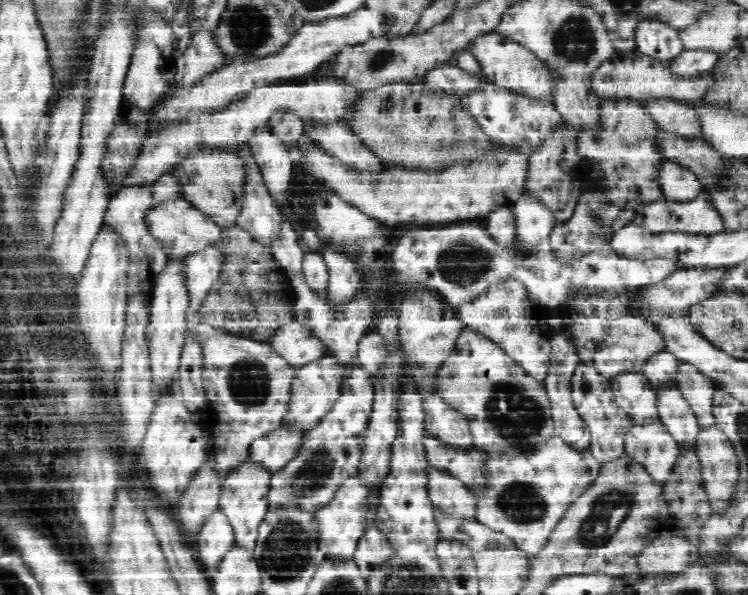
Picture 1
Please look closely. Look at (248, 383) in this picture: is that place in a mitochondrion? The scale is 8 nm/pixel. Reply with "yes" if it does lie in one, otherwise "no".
yes

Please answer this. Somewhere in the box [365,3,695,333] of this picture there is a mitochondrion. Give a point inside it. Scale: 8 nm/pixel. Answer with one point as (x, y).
(574, 40)

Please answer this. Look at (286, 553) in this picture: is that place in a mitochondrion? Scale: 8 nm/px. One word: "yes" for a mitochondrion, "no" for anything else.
yes

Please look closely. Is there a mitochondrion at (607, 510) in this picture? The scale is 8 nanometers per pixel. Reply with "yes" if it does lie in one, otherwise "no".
yes

